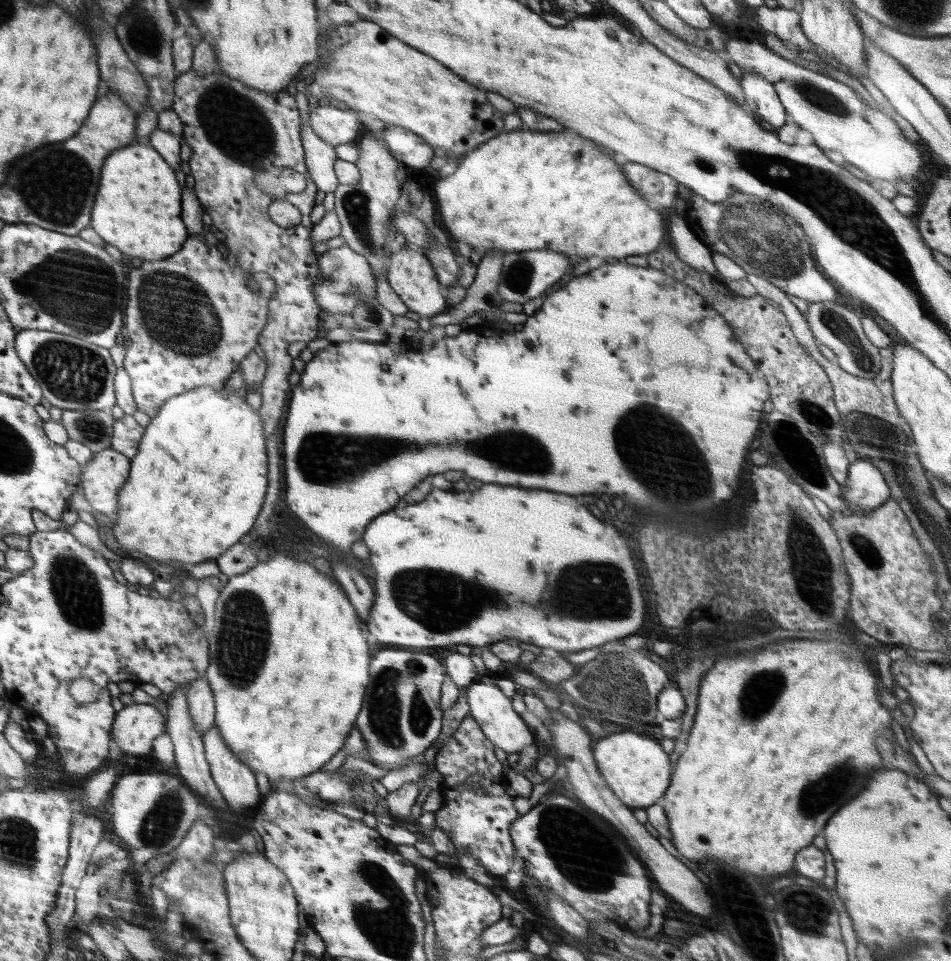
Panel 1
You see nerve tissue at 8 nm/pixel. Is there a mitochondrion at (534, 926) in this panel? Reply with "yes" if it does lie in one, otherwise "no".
no

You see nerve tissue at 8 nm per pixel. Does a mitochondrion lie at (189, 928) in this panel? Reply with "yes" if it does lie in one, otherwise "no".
no

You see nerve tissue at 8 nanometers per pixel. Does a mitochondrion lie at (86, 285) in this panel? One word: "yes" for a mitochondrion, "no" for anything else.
yes

